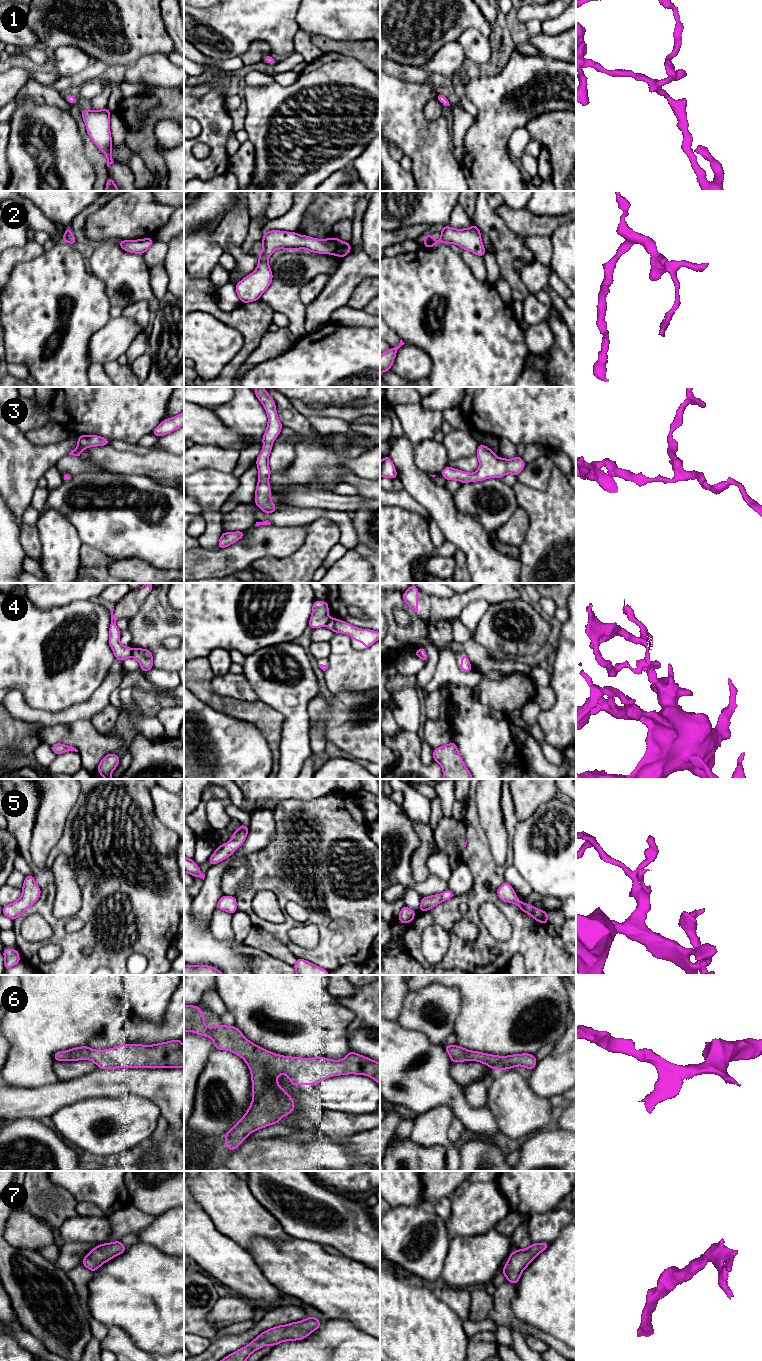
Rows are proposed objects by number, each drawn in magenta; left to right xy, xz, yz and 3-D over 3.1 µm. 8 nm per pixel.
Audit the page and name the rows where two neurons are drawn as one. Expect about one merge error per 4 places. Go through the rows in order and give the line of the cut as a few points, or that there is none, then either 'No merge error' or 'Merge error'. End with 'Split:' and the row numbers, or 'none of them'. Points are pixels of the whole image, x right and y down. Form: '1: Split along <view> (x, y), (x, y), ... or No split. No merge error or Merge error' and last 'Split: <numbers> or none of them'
1: No split. No merge error
2: No split. No merge error
3: No split. No merge error
4: Split along xy (132, 649), (130, 656). Merge error
5: No split. No merge error
6: No split. No merge error
7: No split. No merge error
Split: 4

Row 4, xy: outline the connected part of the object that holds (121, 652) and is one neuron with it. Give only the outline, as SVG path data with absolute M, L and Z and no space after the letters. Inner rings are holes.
M114 609L111 612L111 624L109 626L109 645L114 653L115 659L123 662L125 659L131 657L132 649L120 643L121 632L115 624L118 618L113 615L113 611Z

